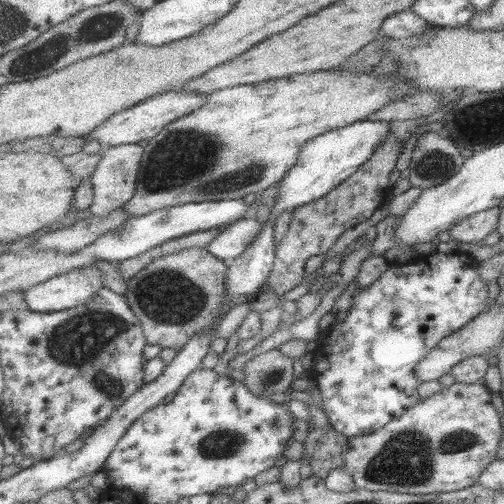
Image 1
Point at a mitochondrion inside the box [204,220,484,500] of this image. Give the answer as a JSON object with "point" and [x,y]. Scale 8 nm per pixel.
{"point":[405,460]}

